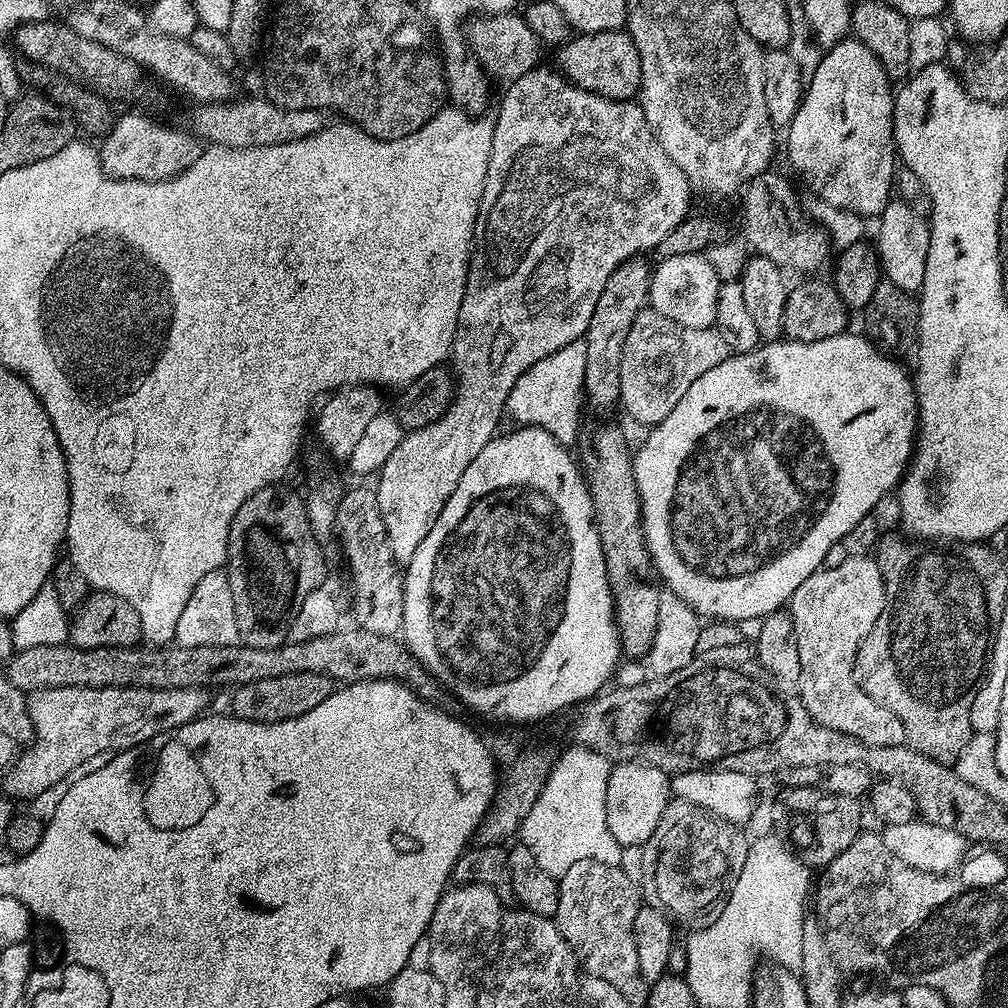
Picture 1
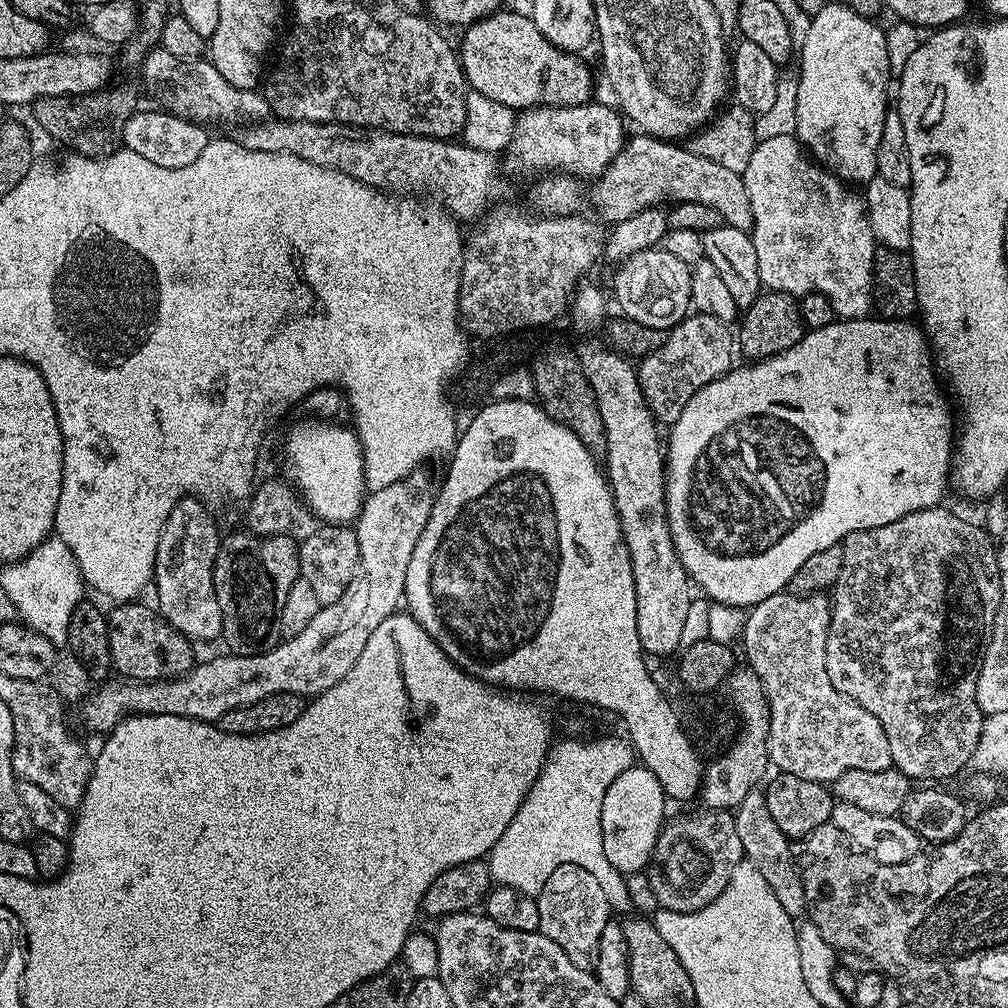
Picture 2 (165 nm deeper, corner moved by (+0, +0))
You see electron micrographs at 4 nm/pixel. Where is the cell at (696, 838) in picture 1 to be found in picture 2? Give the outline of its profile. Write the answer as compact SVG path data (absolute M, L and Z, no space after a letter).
M728 810L699 811L693 816L669 819L656 839L651 858L650 890L654 890L657 905L665 912L693 912L710 906L710 902L726 890L734 866L745 859L733 813Z

